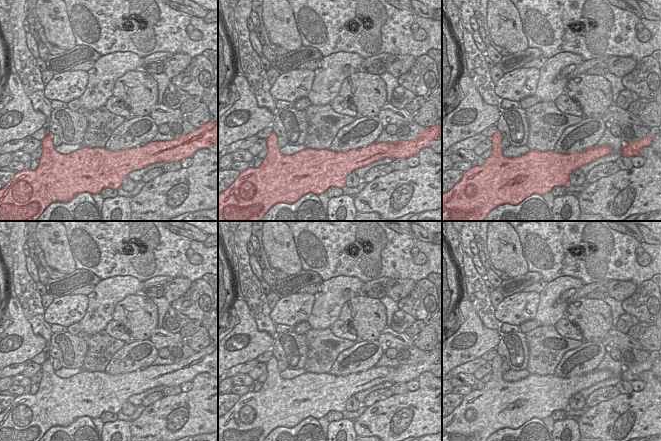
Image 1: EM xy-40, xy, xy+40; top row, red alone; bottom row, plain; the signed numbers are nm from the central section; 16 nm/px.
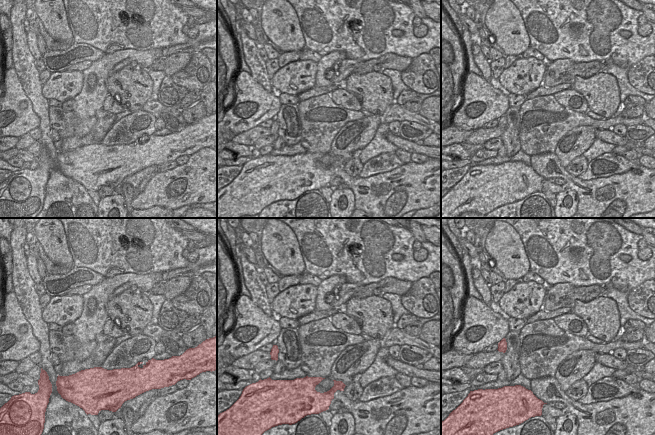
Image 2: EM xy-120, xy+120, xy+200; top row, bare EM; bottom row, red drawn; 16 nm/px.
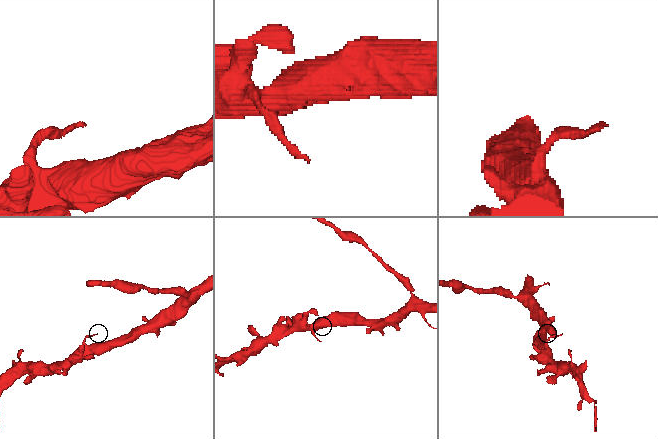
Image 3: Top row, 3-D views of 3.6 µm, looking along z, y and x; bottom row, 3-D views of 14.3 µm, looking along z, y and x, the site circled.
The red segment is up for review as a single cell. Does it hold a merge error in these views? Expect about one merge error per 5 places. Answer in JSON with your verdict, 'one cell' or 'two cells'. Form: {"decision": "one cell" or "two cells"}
{"decision": "one cell"}

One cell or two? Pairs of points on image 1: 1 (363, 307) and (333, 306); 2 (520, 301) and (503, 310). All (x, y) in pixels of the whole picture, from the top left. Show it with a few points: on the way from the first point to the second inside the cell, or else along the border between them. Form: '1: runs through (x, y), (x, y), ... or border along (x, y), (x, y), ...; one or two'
1: border along (357, 294), (344, 303), (337, 318); two
2: runs through (516, 305), (511, 310), (507, 310); one

